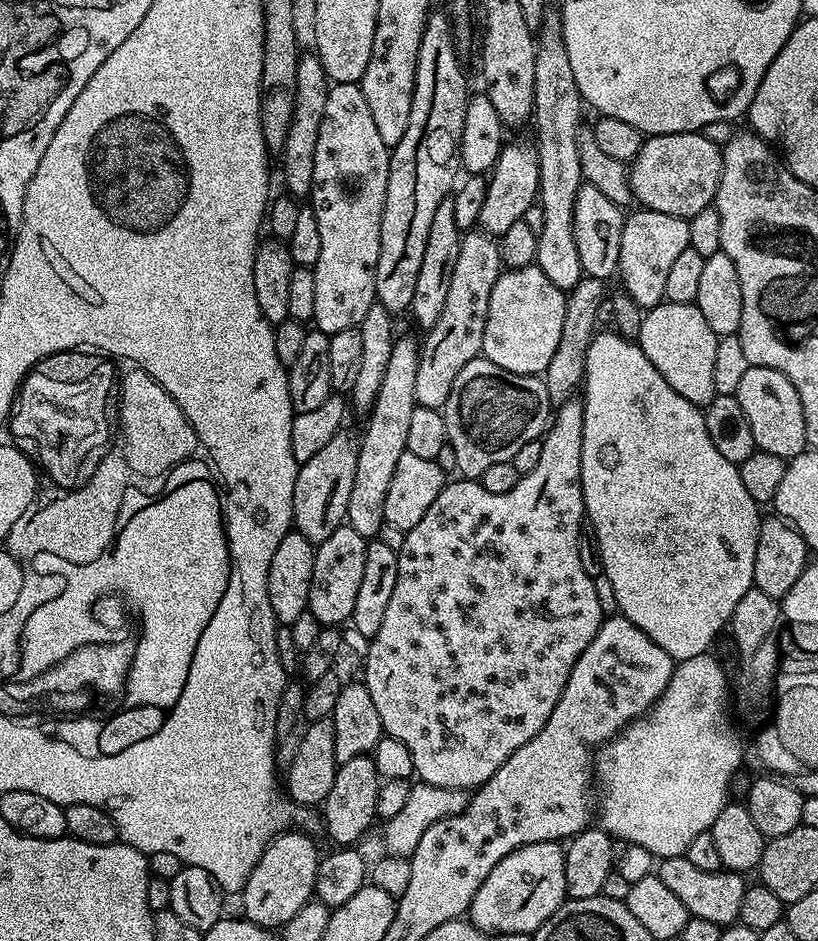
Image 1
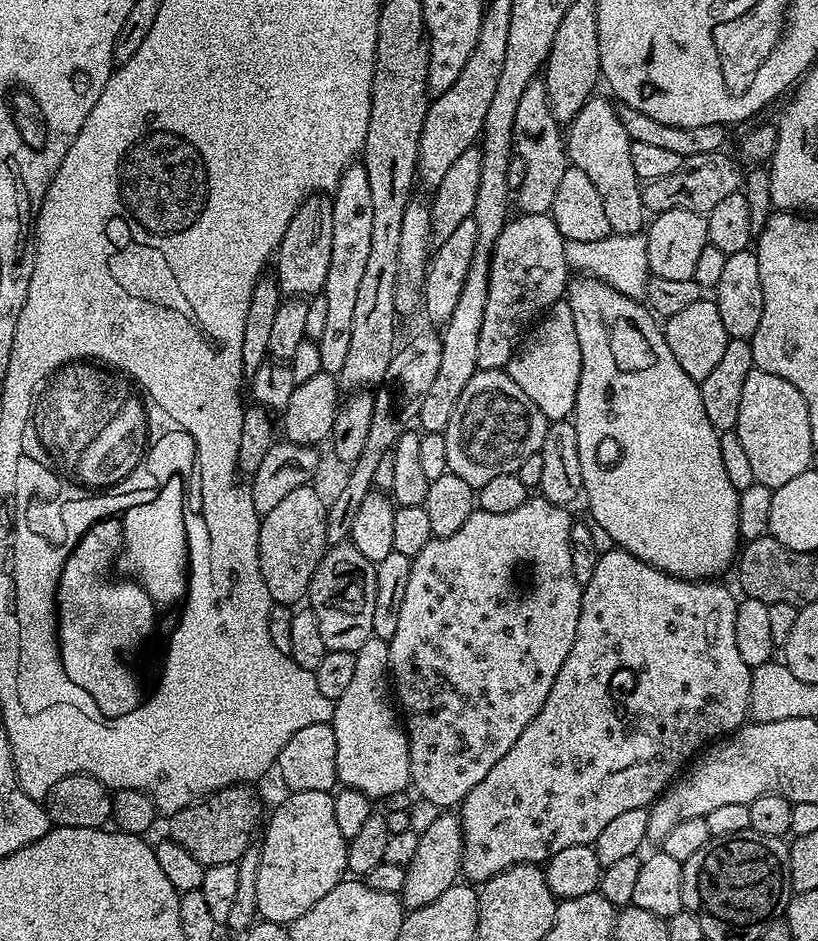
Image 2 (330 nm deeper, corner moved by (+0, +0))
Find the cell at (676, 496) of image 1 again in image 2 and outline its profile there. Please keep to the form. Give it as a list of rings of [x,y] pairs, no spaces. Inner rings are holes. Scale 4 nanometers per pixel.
[[[580,274],[569,283],[566,293],[566,299],[570,310],[574,310],[574,327],[578,330],[578,350],[582,350],[582,374],[578,378],[578,394],[576,395],[576,411],[574,413],[574,423],[578,430],[578,458],[582,458],[582,482],[584,490],[583,499],[588,499],[588,508],[592,511],[591,519],[596,521],[599,526],[610,534],[615,547],[624,549],[625,552],[634,554],[642,562],[646,562],[650,566],[654,566],[663,572],[669,572],[671,576],[678,576],[682,580],[712,580],[720,578],[724,571],[733,567],[734,561],[738,556],[738,549],[741,547],[742,541],[740,531],[738,530],[738,498],[740,493],[736,487],[730,482],[730,477],[726,475],[726,466],[722,462],[722,450],[720,449],[720,433],[714,426],[710,426],[710,418],[706,418],[706,410],[702,407],[702,394],[700,393],[700,385],[697,381],[690,378],[690,374],[686,374],[686,370],[682,370],[682,366],[678,366],[678,358],[674,358],[674,354],[670,354],[670,346],[664,337],[663,327],[658,323],[657,317],[639,299],[622,294],[618,290],[614,290],[606,282],[597,280],[596,277],[587,274]]]

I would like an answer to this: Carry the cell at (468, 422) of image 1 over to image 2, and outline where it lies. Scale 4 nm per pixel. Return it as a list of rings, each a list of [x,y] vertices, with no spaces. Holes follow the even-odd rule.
[[[477,370],[466,382],[466,390],[458,397],[458,406],[454,406],[454,414],[450,414],[450,422],[446,426],[444,441],[446,442],[446,462],[448,471],[468,482],[475,490],[486,486],[493,478],[499,478],[502,474],[510,474],[540,450],[542,438],[546,438],[548,419],[530,402],[530,398],[518,387],[504,370]]]

